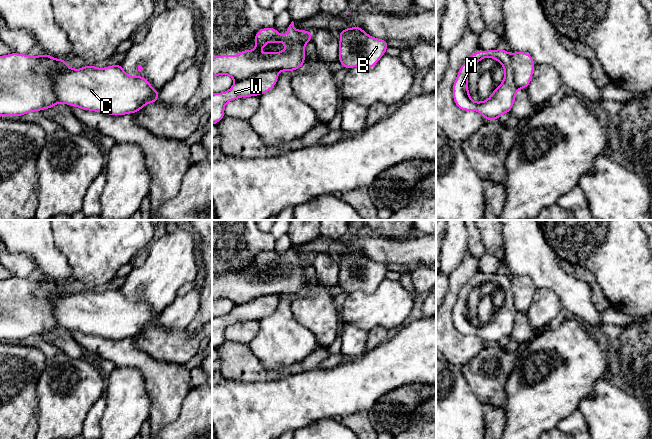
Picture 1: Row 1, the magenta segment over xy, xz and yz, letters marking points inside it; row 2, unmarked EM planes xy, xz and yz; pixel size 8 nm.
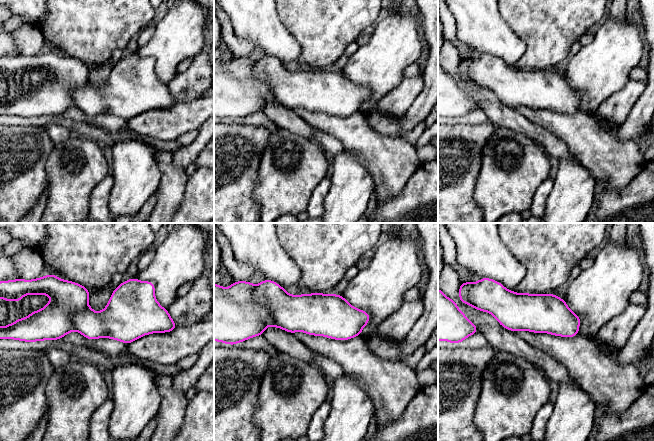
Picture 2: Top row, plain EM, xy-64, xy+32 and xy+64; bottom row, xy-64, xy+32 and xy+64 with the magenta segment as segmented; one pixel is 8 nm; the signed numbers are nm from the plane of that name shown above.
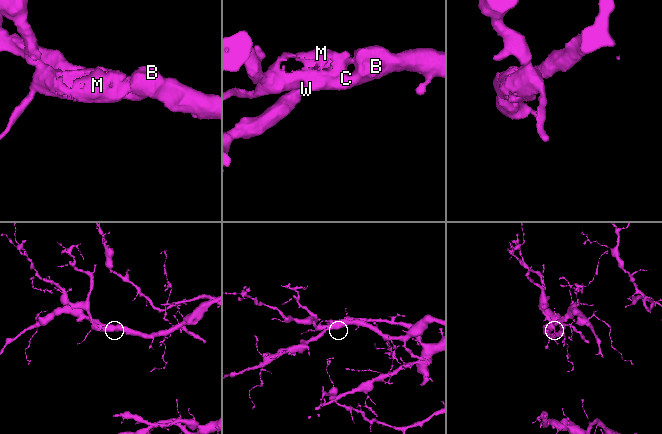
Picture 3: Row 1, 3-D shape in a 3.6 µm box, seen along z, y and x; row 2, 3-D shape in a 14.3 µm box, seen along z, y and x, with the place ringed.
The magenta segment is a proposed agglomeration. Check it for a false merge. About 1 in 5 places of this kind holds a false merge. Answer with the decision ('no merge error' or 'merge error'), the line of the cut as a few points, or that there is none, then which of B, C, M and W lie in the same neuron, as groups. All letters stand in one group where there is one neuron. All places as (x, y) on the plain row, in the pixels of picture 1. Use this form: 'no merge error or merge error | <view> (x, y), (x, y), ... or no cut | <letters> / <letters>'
no merge error | no cut | B C M W

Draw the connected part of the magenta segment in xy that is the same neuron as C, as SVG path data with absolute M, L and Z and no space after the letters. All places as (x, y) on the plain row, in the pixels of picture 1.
M12 276L0 280L0 340L19 341L30 336L41 336L57 327L121 340L137 337L145 329L156 327L159 316L144 300L128 299L121 287L104 292L86 289L73 293L67 289L65 282L55 283L45 277L30 280Z

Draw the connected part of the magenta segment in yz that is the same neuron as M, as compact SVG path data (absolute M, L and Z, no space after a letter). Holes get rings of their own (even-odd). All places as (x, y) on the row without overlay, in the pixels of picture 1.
M503 272L475 275L459 292L452 312L453 324L462 335L477 335L485 344L497 345L503 337L511 337L517 314L527 313L535 291L528 276L510 278ZM489 281L501 287L505 294L504 303L487 324L474 326L468 315L468 296L472 289Z

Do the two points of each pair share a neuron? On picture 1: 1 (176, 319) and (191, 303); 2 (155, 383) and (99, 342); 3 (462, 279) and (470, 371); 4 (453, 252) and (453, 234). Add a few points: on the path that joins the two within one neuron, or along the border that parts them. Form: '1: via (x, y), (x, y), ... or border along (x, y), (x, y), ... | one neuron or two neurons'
1: via (179, 315), (187, 307) | one neuron
2: via (145, 368), (135, 358), (114, 350) | one neuron
3: border along (486, 344), (461, 367) | two neurons
4: via (453, 248), (453, 238) | one neuron

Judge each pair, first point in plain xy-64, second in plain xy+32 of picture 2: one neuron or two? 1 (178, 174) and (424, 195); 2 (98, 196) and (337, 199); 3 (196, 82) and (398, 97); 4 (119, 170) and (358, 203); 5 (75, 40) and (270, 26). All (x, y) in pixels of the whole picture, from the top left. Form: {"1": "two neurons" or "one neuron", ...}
{"1": "two neurons", "2": "two neurons", "3": "one neuron", "4": "one neuron", "5": "two neurons"}

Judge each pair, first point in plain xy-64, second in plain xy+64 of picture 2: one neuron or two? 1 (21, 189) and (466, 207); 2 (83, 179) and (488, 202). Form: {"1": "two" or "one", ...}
{"1": "one", "2": "one"}

